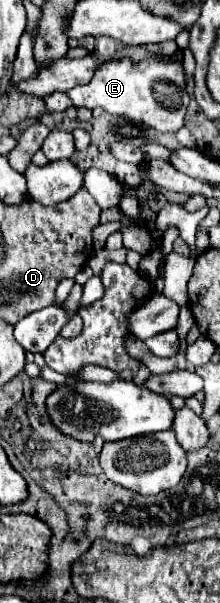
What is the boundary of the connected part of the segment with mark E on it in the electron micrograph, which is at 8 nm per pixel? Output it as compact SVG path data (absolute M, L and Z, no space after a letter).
M150 57L144 61L118 59L100 63L94 71L94 77L86 85L78 85L68 91L68 97L76 107L102 107L112 115L130 117L140 121L162 133L176 133L184 127L184 117L188 109L188 93L186 93L186 75L180 61Z

